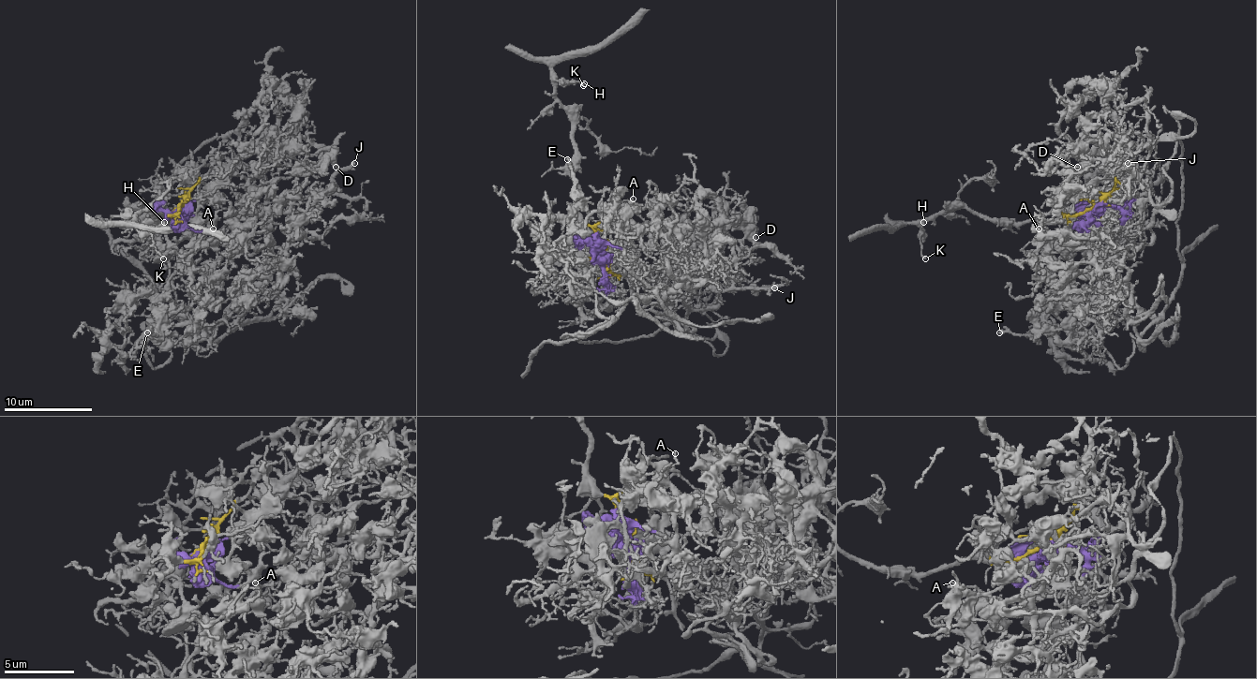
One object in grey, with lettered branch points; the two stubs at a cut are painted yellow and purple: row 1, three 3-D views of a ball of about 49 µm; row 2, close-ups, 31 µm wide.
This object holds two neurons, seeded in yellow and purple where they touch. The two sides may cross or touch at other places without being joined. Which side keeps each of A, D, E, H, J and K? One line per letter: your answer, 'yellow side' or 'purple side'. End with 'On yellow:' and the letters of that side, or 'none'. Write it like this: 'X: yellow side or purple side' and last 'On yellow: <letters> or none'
A: purple side
D: purple side
E: purple side
H: yellow side
J: purple side
K: yellow side
On yellow: H, K

